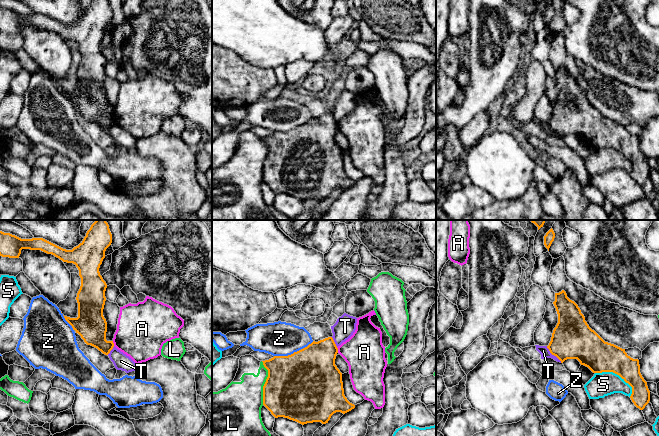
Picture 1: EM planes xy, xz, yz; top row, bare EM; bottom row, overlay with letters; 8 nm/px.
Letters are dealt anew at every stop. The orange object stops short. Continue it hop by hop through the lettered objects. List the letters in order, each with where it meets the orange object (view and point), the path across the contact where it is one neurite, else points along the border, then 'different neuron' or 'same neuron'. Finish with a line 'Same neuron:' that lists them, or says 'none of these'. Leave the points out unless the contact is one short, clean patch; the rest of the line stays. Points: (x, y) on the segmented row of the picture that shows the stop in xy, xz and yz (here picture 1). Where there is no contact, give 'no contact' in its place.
A: meets orange in xz at (337, 350); border along xz (336, 347), (338, 352); different neuron
L: meets orange in xz at (265, 383); different neuron
S: meets orange in yz at (617, 374); different neuron
T: meets orange in yz at (553, 354); border along yz (546, 346), (561, 362); different neuron
Z: meets orange in xz at (294, 352); different neuron
Same neuron: none of these

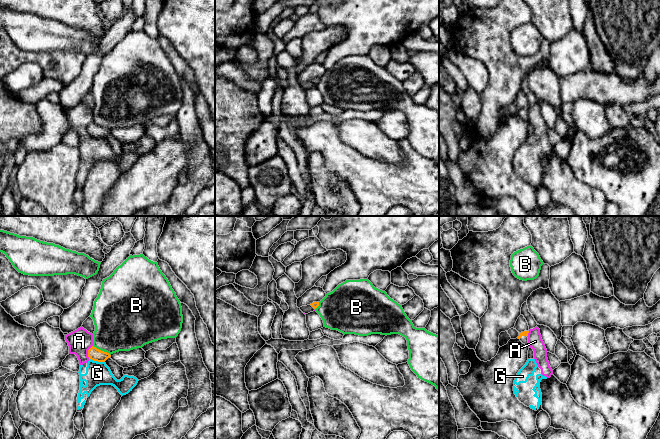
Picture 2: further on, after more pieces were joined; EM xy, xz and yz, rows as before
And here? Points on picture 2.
A: meets orange in xy at (88, 352); border along xy (92, 345), (88, 350), (88, 358); different neuron
B: meets orange in xy at (102, 351); different neuron
G: meets orange in xy at (97, 361); border along xy (89, 358), (104, 362); different neuron
Same neuron: none of these

